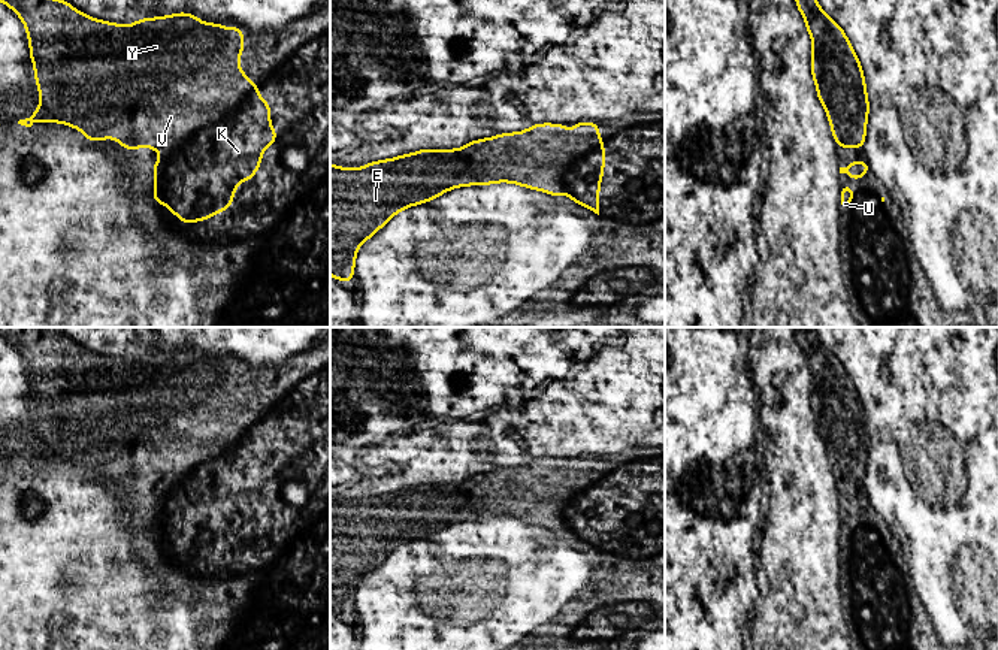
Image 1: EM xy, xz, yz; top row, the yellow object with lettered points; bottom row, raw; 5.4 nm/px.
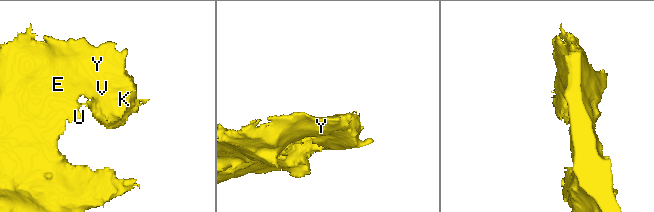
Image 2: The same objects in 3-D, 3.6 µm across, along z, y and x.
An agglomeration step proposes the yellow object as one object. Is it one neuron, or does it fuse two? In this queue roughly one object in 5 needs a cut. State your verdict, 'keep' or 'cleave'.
keep

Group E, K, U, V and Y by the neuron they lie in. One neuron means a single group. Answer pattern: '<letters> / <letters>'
E K U V Y

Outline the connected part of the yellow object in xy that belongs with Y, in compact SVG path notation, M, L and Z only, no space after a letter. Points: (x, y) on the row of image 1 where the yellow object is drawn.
M0 0L7 4L22 19L30 42L30 58L34 64L34 79L42 103L34 115L19 120L18 124L31 127L36 120L42 123L64 123L79 129L87 140L112 139L130 151L140 149L143 143L149 149L160 151L160 160L154 161L154 202L164 203L185 226L191 221L206 221L209 215L218 215L221 209L232 209L233 193L241 181L255 176L255 169L261 166L261 151L276 142L276 130L270 127L270 105L258 94L258 85L251 84L238 64L244 52L244 31L236 24L230 25L230 34L226 34L226 24L202 22L197 16L181 12L169 16L137 19L131 25L121 25L100 21L76 10L64 0Z

